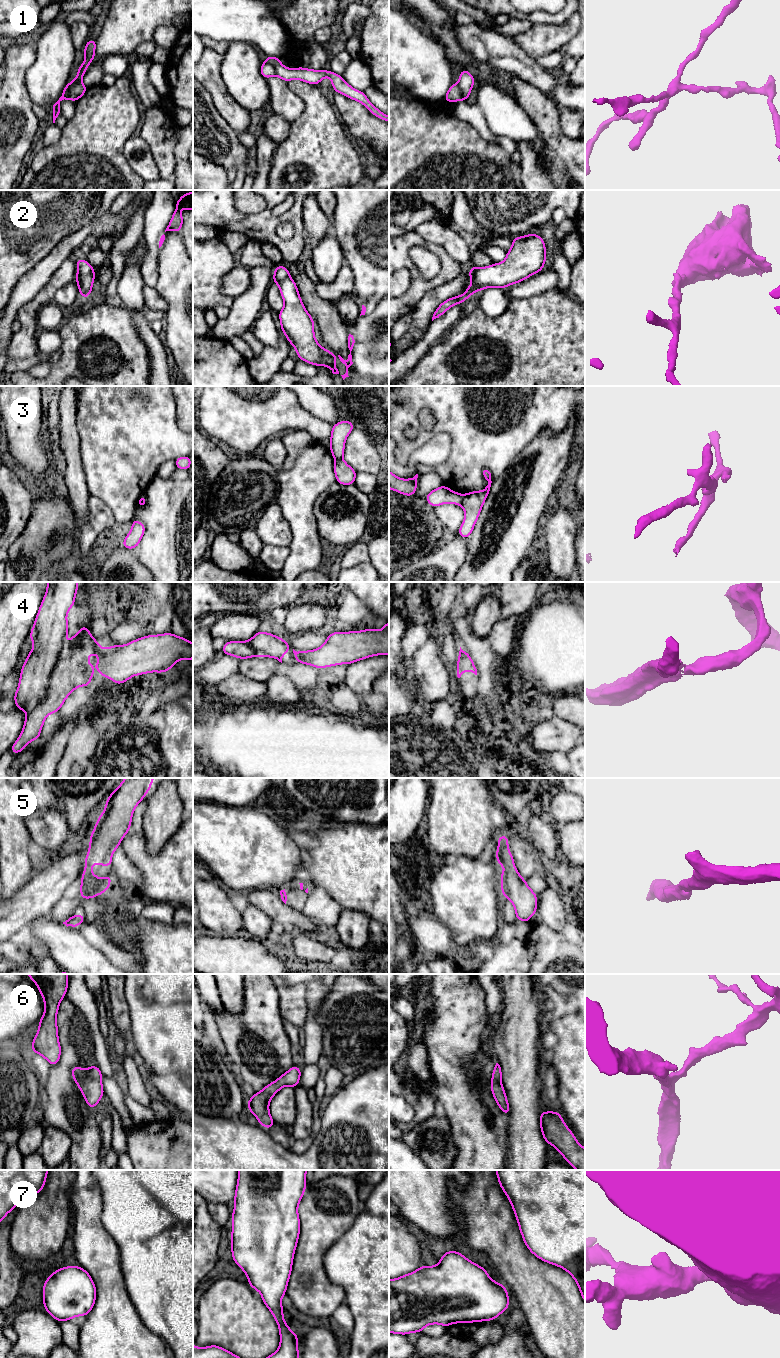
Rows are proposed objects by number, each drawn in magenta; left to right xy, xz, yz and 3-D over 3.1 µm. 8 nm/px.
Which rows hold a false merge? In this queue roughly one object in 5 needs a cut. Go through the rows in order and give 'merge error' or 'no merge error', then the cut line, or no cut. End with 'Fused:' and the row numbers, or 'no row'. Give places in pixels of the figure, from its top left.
1: merge error; cut in xy along (80, 81), (70, 88), (67, 98)
2: merge error; cut in xy along (93, 269), (88, 273), (77, 274)
3: merge error; cut in yz along (462, 496), (460, 504)
4: no merge error; no cut
5: no merge error; no cut
6: no merge error; no cut
7: no merge error; no cut
Fused: 1, 2, 3

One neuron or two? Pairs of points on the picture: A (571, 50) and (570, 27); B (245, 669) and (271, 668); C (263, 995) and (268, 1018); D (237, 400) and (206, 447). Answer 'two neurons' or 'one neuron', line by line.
A: two neurons
B: one neuron
C: one neuron
D: two neurons

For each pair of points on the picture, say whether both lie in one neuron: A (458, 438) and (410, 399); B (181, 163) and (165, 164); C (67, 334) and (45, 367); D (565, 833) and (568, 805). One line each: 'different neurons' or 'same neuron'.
A: same neuron
B: different neurons
C: different neurons
D: same neuron

